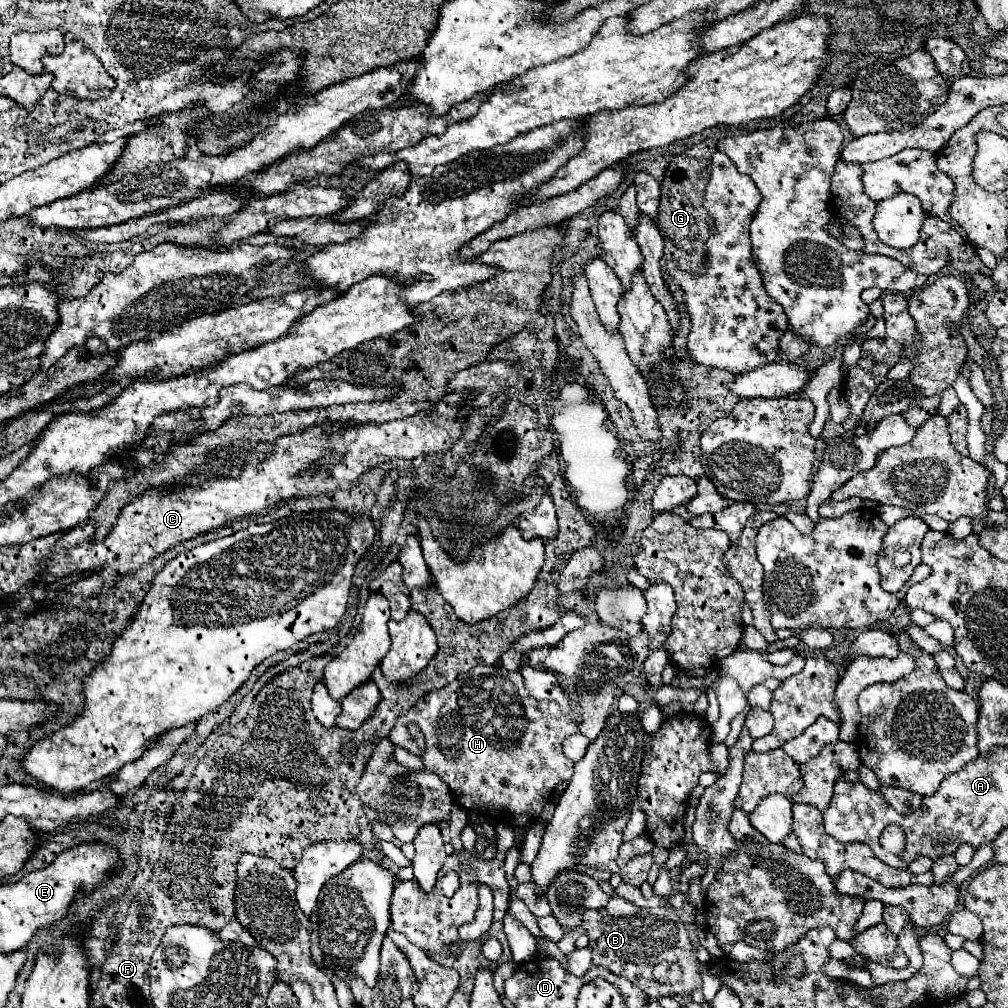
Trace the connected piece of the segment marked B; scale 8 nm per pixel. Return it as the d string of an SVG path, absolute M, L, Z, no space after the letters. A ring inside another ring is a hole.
M614 896L608 906L600 910L586 910L582 914L580 926L586 930L586 936L590 940L592 962L608 968L618 976L628 978L632 984L640 986L650 998L662 998L672 994L684 996L702 988L700 962L690 944L688 930L676 916L674 908L640 908L622 896ZM658 960L676 960L684 970L682 982L668 986L652 980L652 968L654 964L658 964Z

